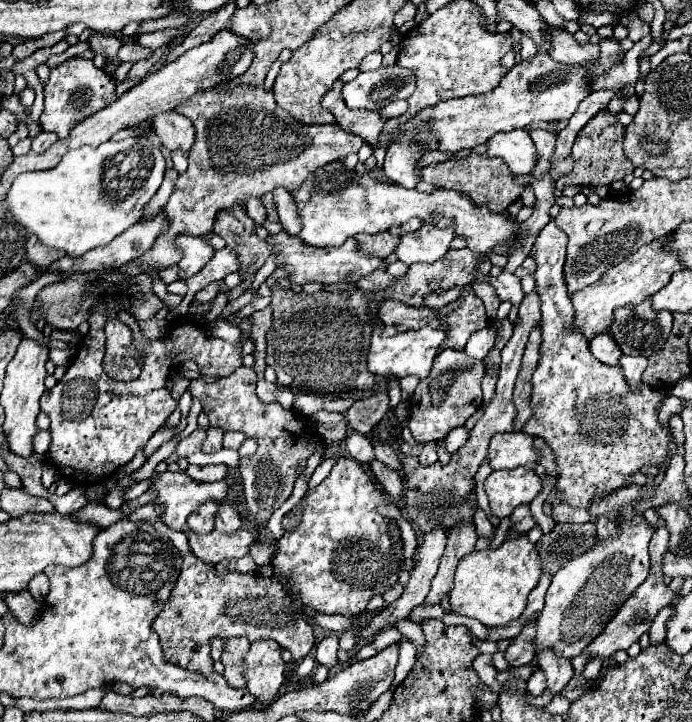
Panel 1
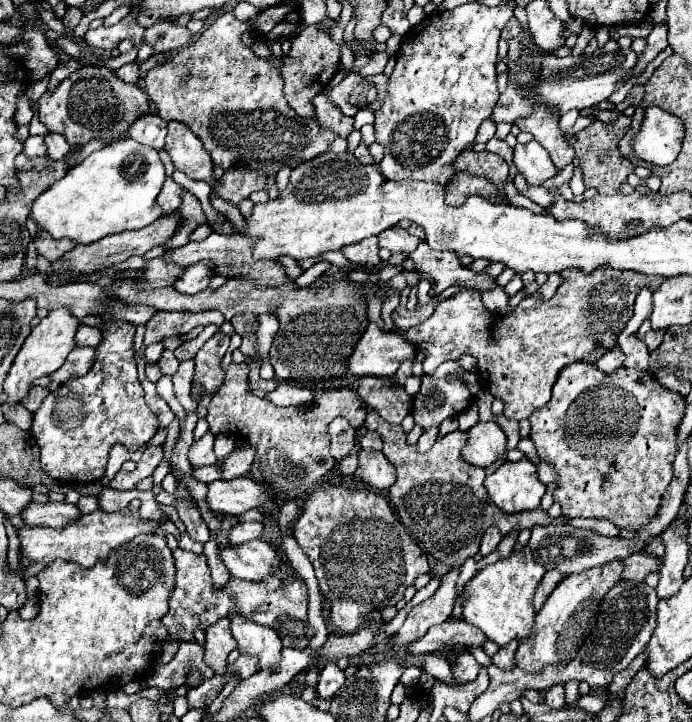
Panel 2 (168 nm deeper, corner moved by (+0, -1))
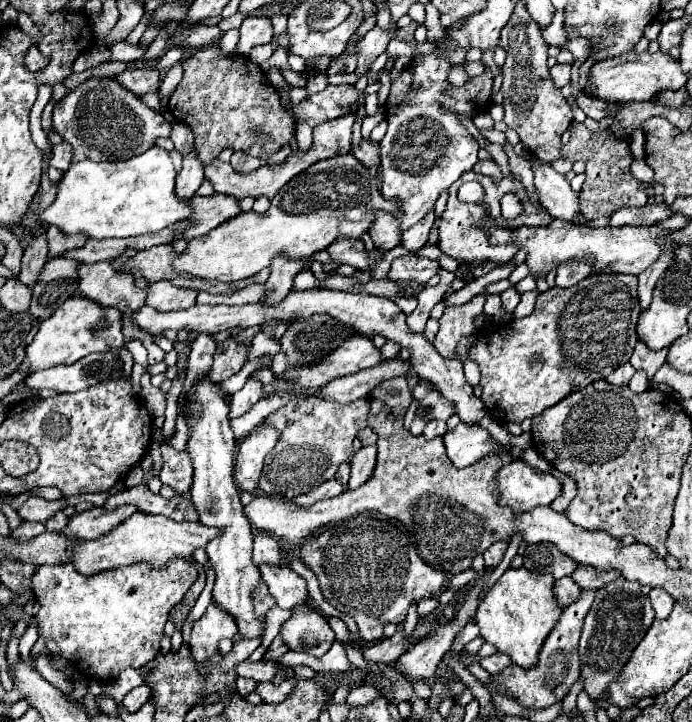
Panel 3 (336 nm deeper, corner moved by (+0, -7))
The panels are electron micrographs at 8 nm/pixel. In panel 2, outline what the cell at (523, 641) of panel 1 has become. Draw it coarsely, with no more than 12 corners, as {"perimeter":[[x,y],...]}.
{"perimeter":[[517,639],[507,643],[493,655],[499,669],[515,667]]}

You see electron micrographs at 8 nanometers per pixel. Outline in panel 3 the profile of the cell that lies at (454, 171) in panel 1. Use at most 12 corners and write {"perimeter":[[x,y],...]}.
{"perimeter":[[479,161],[475,173],[493,179],[503,177],[495,161]]}

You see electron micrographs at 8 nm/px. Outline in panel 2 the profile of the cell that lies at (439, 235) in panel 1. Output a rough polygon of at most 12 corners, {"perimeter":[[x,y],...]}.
{"perimeter":[[399,227],[379,235],[381,247],[391,253],[413,253],[421,239]]}

